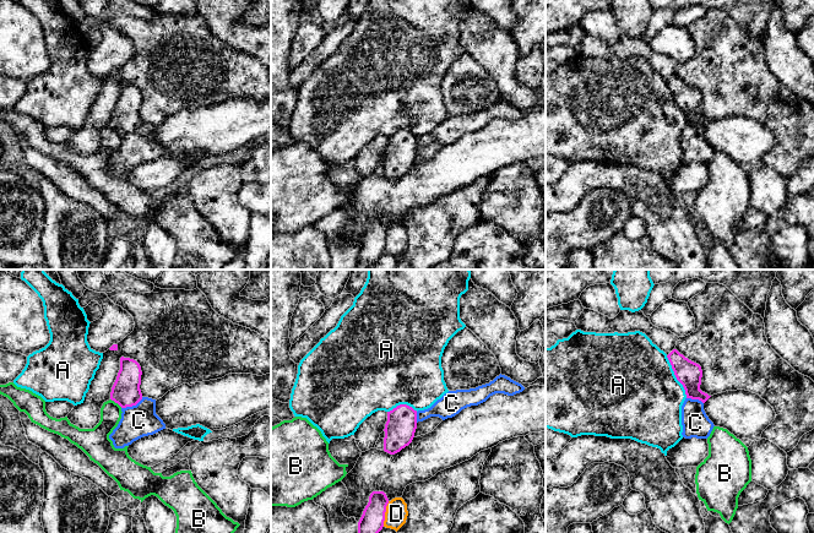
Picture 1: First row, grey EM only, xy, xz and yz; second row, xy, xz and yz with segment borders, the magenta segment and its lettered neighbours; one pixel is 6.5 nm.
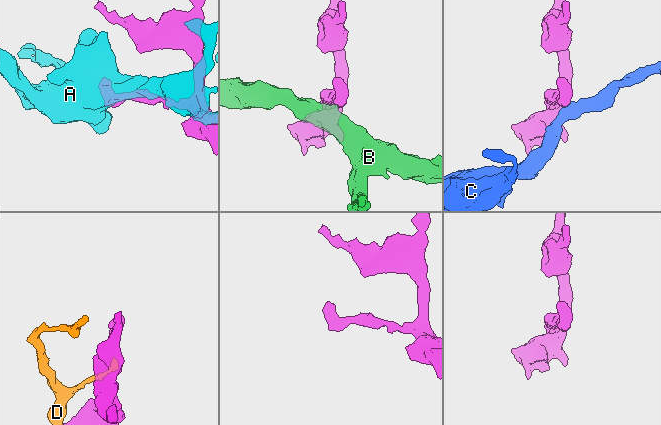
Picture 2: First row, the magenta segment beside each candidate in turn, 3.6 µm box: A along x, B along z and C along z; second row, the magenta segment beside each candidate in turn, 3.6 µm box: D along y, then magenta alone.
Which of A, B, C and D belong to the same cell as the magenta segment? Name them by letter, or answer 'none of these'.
none of these

